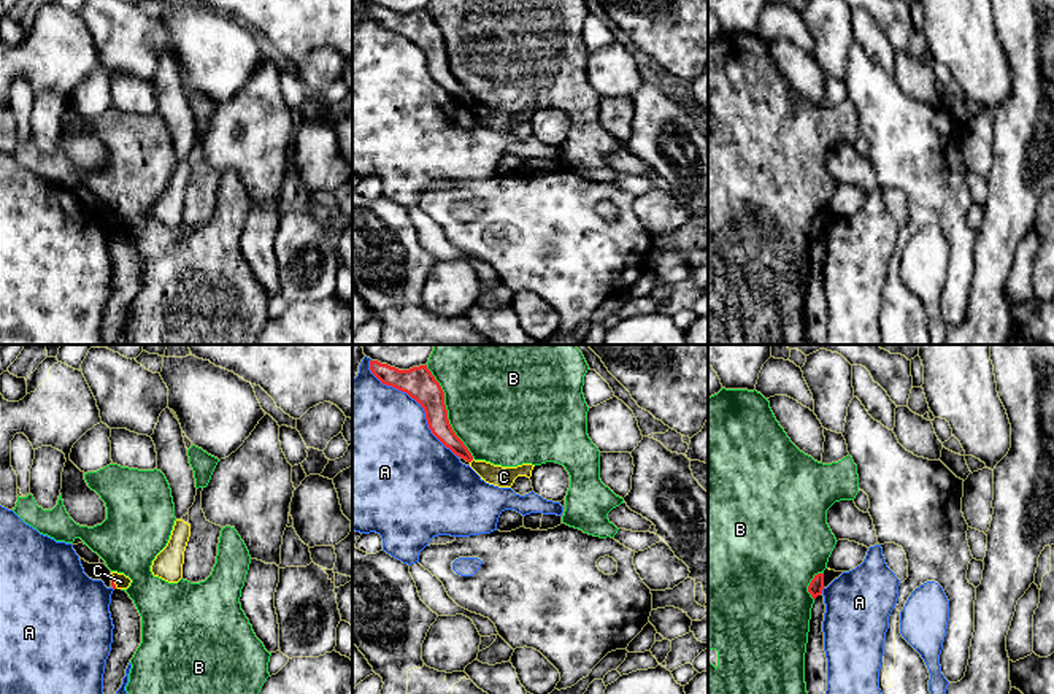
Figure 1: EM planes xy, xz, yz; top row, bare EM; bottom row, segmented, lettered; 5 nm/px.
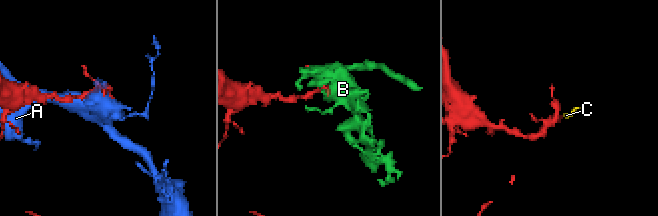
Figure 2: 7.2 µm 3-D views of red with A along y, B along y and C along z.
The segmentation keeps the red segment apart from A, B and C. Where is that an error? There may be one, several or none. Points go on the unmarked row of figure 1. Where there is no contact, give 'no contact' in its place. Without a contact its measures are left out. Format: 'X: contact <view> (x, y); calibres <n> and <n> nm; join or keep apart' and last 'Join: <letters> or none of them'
A: contact xz (416, 45); calibres 160 and 480 nm; keep apart
B: contact xz (446, 56); calibres 160 and 480 nm; keep apart
C: contact xy (113, 224); calibres 20 and 70 nm; keep apart
Join: none of them

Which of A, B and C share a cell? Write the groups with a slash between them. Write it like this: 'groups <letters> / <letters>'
groups A / B / C

